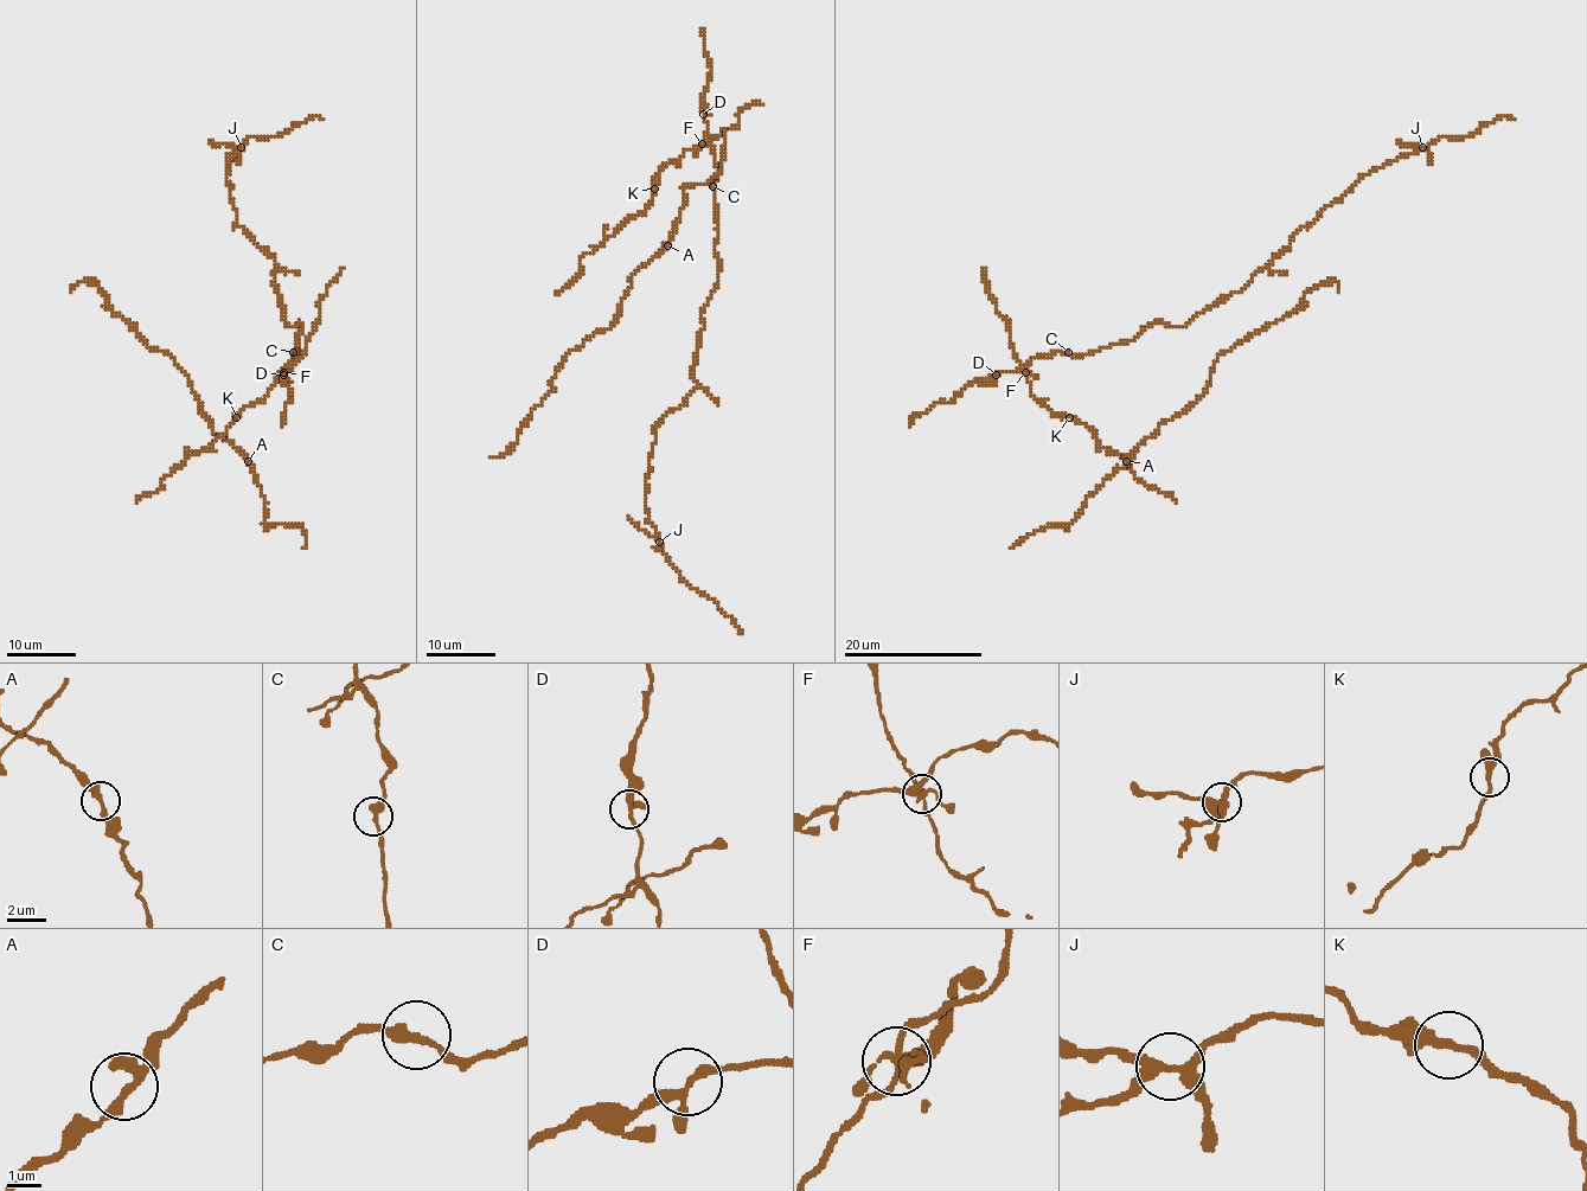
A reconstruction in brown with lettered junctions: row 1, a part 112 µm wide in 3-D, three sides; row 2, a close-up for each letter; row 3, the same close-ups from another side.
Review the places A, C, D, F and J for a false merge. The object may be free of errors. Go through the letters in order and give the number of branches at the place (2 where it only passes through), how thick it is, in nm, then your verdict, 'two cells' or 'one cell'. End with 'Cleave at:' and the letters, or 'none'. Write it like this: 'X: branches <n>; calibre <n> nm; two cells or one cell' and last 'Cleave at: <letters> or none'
A: branches 3; calibre 240 nm; one cell
C: branches 2; calibre 320 nm; one cell
D: branches 3; calibre 200 nm; one cell
F: branches 5; calibre 240 nm; two cells
J: branches 4; calibre 300 nm; one cell
Cleave at: F

